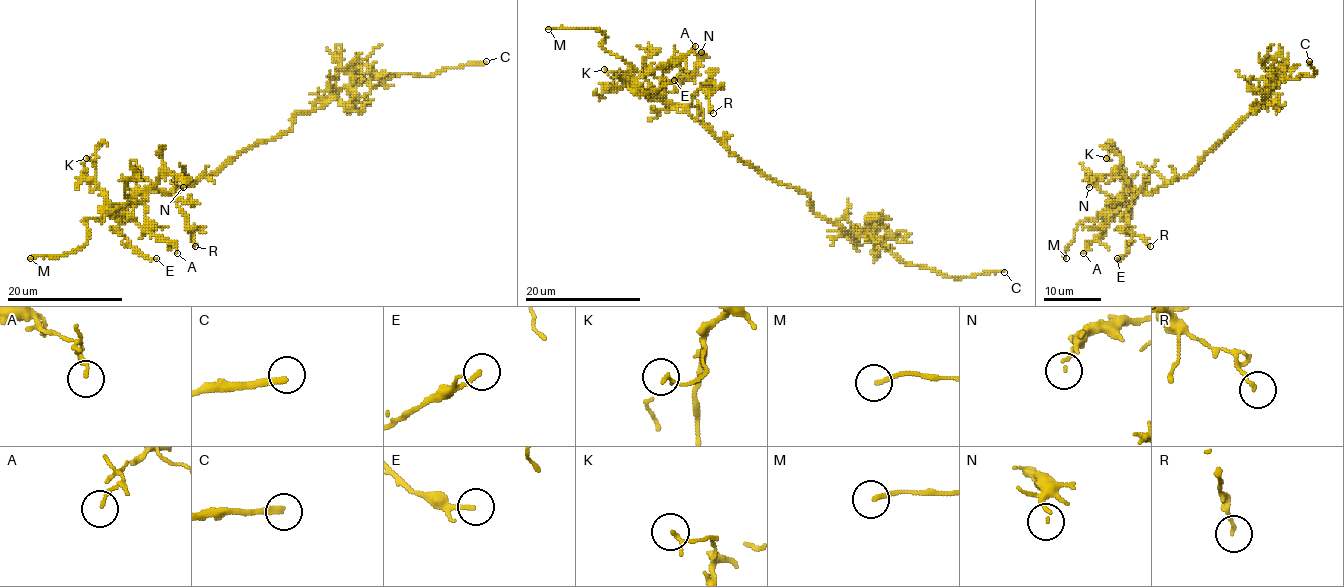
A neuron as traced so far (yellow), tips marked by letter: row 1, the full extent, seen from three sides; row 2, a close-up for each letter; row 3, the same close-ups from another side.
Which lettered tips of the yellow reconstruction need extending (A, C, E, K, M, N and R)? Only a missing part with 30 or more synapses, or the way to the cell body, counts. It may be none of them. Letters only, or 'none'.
C, M

